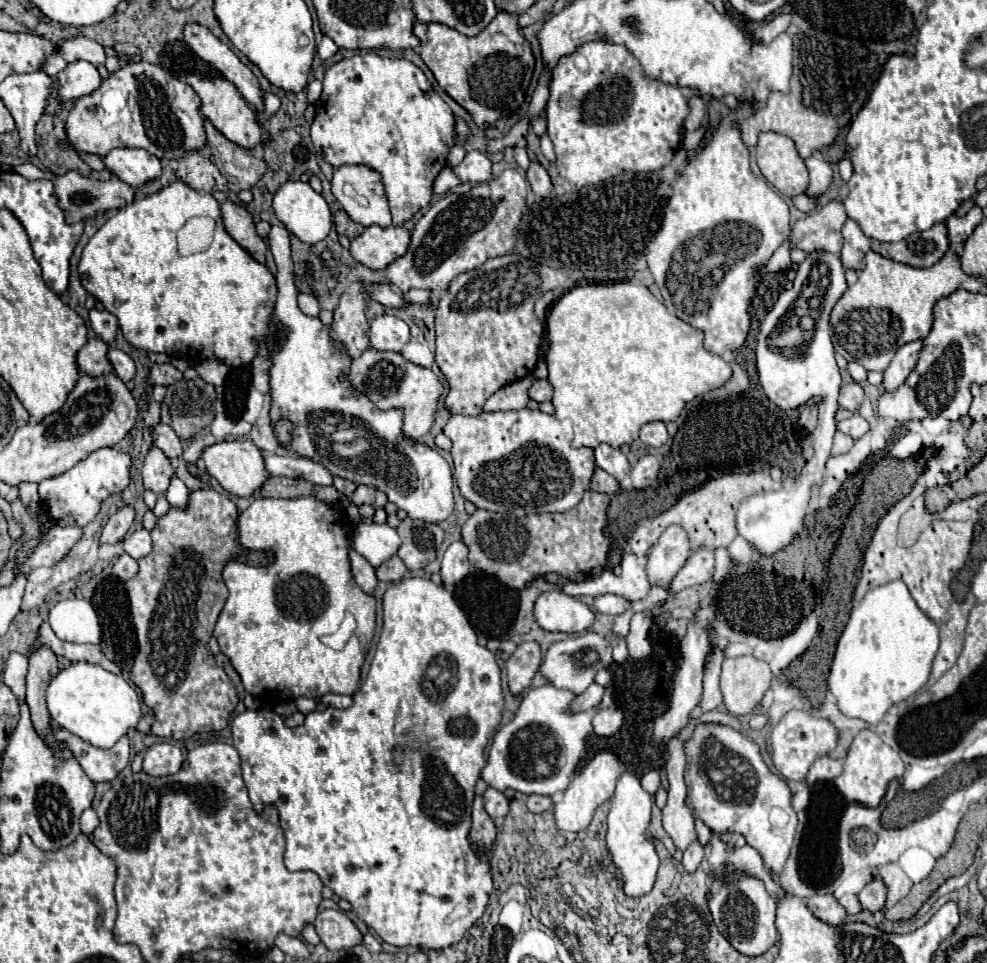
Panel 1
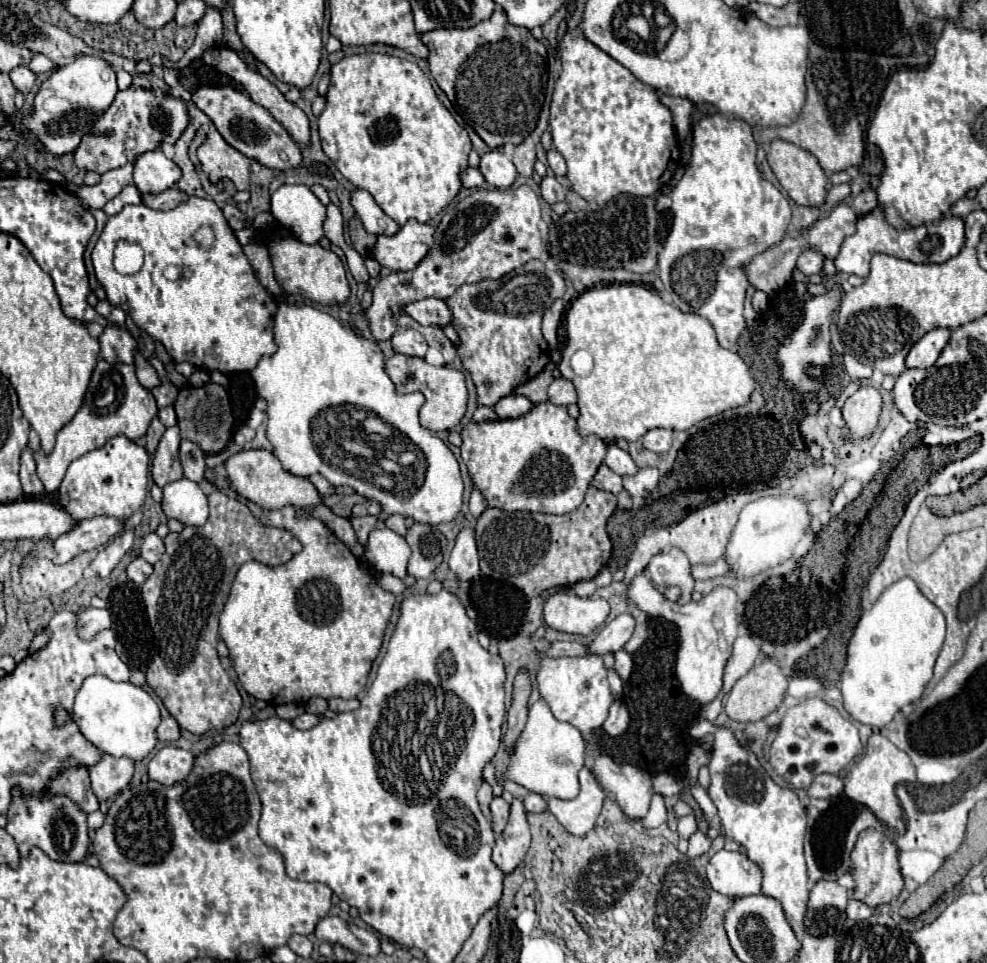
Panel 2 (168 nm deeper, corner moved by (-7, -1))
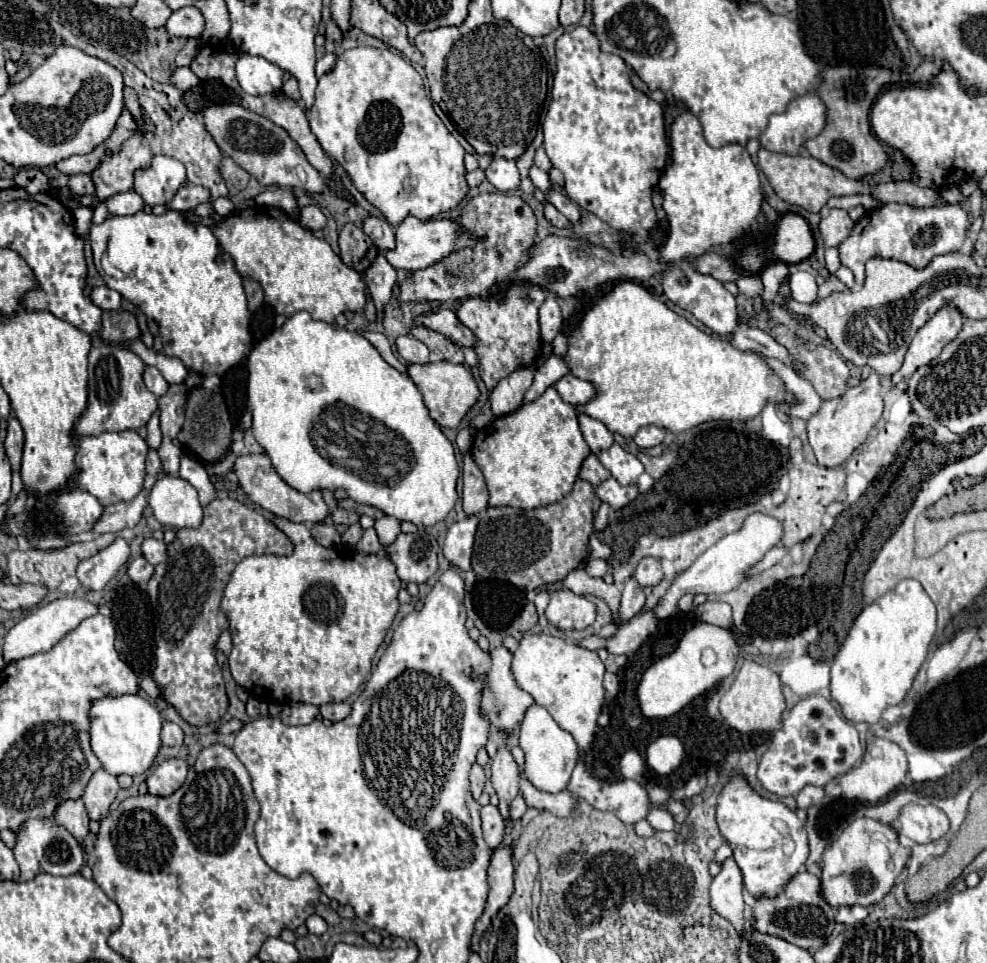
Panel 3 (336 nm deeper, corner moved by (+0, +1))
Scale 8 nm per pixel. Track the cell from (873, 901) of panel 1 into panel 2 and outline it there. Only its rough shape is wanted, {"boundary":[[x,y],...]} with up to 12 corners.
{"boundary":[[861,831],[853,899],[873,909],[903,889],[897,845]]}

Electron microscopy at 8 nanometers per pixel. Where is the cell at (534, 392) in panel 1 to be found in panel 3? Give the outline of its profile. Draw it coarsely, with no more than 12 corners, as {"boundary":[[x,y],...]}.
{"boundary":[[574,375],[554,383],[560,397],[572,405],[582,405],[596,395],[592,383]]}

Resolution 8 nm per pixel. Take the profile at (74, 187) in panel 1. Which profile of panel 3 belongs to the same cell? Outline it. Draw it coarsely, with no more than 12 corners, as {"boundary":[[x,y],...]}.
{"boundary":[[184,185],[168,207],[190,211],[210,199],[208,189]]}

